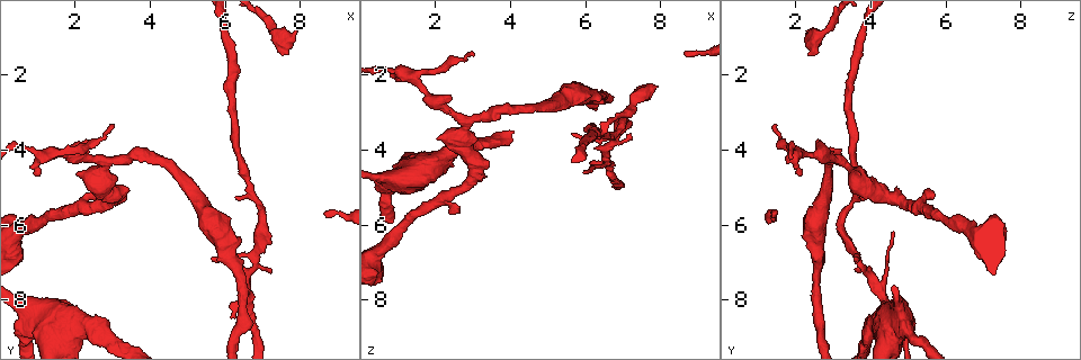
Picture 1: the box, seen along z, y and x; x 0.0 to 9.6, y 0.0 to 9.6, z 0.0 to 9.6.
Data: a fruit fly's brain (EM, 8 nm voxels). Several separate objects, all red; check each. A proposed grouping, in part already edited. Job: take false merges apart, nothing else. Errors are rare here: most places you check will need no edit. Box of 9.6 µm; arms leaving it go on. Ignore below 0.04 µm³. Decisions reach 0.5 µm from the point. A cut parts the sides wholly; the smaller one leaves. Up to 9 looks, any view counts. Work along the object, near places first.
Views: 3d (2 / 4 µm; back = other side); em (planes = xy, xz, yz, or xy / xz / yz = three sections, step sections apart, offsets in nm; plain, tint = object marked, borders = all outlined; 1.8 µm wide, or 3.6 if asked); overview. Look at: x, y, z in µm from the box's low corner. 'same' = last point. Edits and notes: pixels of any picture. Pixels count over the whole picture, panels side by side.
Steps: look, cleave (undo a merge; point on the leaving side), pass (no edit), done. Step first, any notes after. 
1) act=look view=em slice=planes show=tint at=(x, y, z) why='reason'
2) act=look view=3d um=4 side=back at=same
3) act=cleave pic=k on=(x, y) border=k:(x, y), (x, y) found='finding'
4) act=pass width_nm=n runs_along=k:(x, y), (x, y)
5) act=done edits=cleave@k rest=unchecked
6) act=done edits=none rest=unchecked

act=look view=em um=3.6 slice=planes show=tint at=(1.50, 8.90, 4.50) why='thick turns thin'

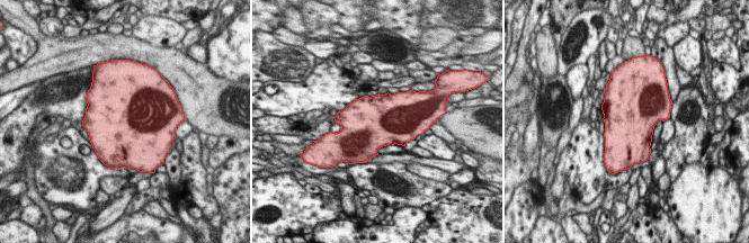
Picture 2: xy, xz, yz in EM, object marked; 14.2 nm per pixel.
act=pass found='one cell here'

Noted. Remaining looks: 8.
act=look view=em um=3.6 slice=yz step=16 show=tint at=(2.80, 4.45, 3.30) why='arms part here'

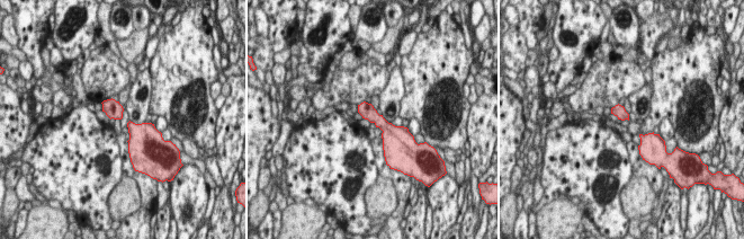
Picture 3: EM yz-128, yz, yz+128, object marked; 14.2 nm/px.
act=pass found='one cell here'

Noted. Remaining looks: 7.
act=look view=3d um=2 at=(1.45, 4.15, 2.10) why='thin neck'

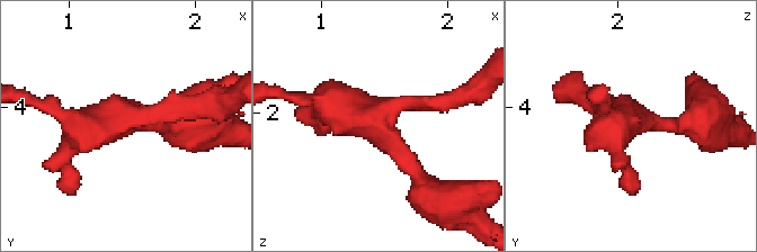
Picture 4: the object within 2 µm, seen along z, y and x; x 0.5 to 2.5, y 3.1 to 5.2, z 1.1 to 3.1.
act=look view=em slice=planes show=tint at=(1.46, 4.12, 2.08)

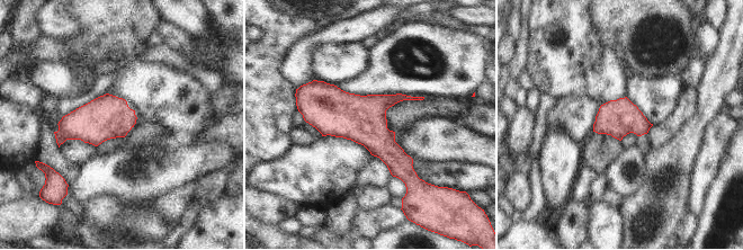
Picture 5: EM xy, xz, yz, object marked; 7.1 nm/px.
act=pass runs_along=5:(304, 112), (355, 117), (413, 176) found='continuous, no second cell'

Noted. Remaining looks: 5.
act=look view=em slice=xz step=4 show=tint at=(6.85, 5.40, 3.40) why='thin neck'

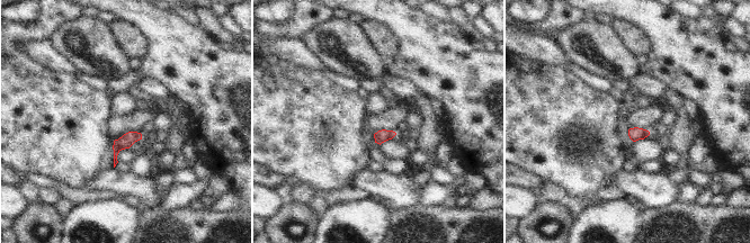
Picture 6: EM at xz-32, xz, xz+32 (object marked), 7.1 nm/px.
act=pass width_nm=90 found='one cell here'

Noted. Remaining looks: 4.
act=done edits=none rest=unchecked

